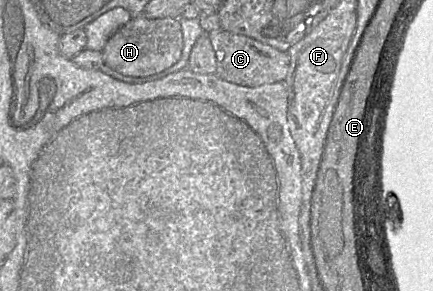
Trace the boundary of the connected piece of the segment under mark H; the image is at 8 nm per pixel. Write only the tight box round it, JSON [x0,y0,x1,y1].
[103,16,183,77]

